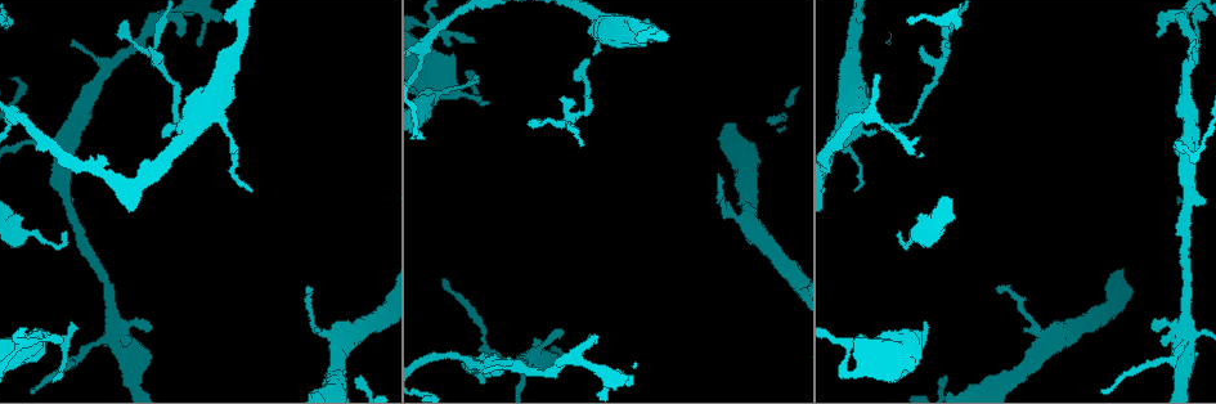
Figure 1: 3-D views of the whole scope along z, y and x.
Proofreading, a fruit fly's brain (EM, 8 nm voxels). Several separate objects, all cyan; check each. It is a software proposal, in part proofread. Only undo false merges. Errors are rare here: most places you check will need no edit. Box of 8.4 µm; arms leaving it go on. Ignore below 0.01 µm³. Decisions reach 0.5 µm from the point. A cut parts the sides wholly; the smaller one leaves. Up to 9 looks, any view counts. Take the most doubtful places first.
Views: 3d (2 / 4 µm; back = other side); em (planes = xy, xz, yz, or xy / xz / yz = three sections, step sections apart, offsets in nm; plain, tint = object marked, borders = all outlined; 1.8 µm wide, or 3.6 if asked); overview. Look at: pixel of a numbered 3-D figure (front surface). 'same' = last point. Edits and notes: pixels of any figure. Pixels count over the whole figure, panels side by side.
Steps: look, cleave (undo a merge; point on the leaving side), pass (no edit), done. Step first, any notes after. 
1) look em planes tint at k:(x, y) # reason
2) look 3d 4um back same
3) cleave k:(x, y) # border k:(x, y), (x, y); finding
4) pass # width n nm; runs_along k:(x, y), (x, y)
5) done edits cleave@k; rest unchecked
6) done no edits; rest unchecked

look em 3.6um planes tint at 1:(1184, 339) # four-way junction

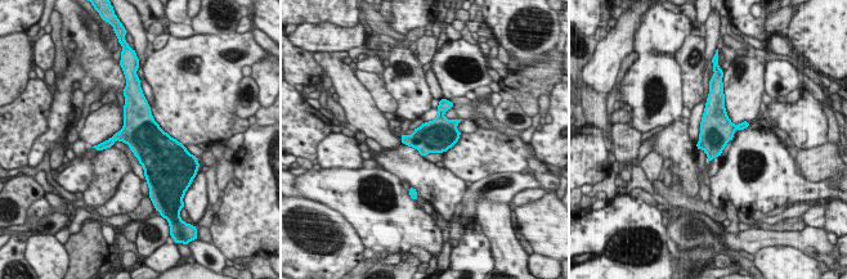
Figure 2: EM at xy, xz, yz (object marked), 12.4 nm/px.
pass # width 420 nm; all the same neuron

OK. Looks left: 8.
look em yz step 4 tint at 1:(22, 233) # sudden change in width

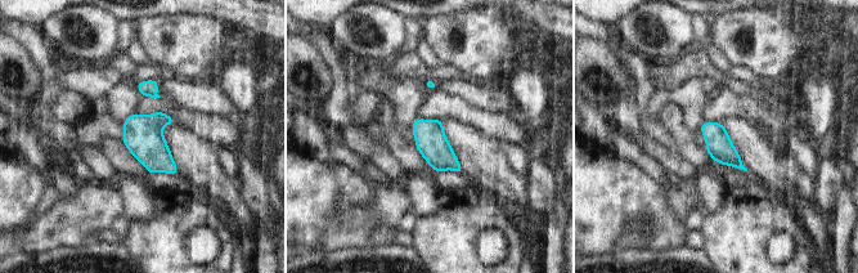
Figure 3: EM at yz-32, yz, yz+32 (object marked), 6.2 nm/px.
look em planes tint same # cut it another way

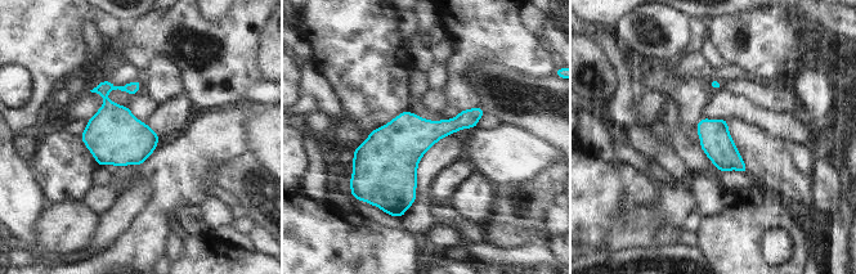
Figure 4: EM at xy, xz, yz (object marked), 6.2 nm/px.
pass # all the same neuron

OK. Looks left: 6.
look em planes tint at 1:(219, 116) # three-way junction

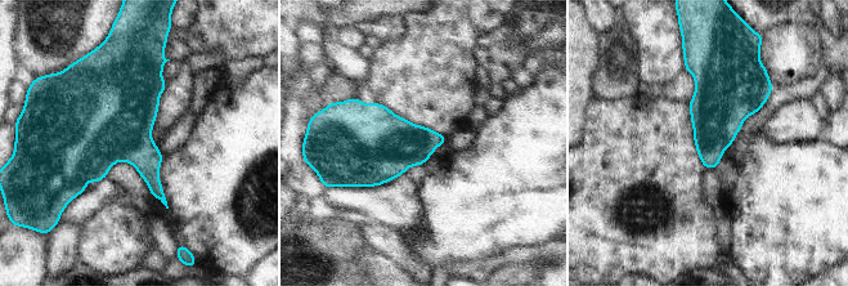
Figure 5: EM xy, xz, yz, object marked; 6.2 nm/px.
pass # continuous, no second neuron

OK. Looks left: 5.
look 3d 4um back at 1:(748, 222) # thin arm on a thick one

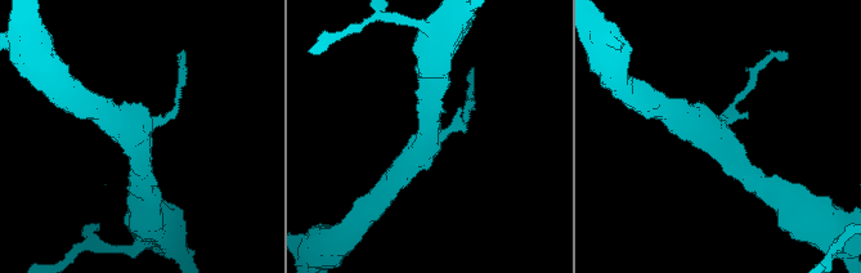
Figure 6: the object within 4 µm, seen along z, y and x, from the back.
look em planes tint at 6:(717, 140) # arms 3; need the tissue

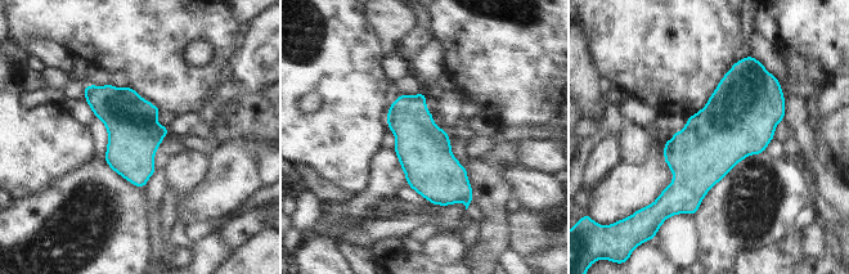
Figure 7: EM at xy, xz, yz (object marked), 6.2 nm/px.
pass # continuous, no second neuron

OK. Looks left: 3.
done no edits; rest unchecked

